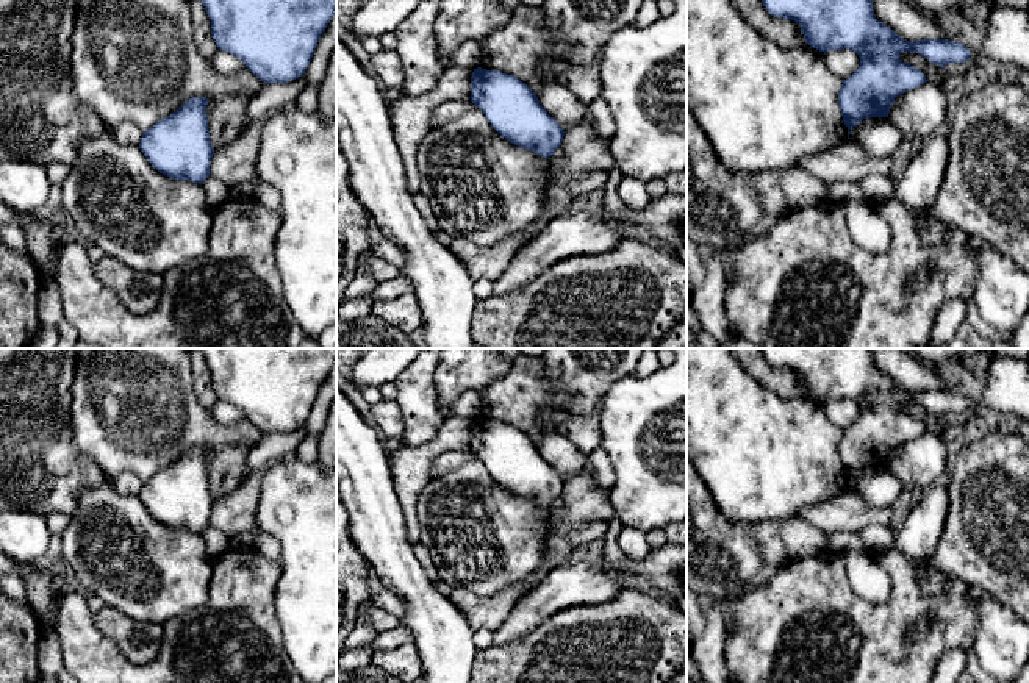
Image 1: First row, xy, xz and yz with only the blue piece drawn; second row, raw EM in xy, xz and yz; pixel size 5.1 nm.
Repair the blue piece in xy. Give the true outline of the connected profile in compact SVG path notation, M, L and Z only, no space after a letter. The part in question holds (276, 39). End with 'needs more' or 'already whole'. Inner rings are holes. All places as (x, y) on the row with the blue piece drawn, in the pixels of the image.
M200 0L219 50L239 58L263 83L302 77L336 0Z; already whole

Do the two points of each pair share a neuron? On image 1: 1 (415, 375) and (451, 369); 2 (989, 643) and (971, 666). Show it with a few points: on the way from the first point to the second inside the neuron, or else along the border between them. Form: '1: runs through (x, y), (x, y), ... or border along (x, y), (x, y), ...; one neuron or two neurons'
1: border along (437, 364), (435, 391), (440, 408); two neurons
2: border along (970, 650), (981, 666); two neurons

